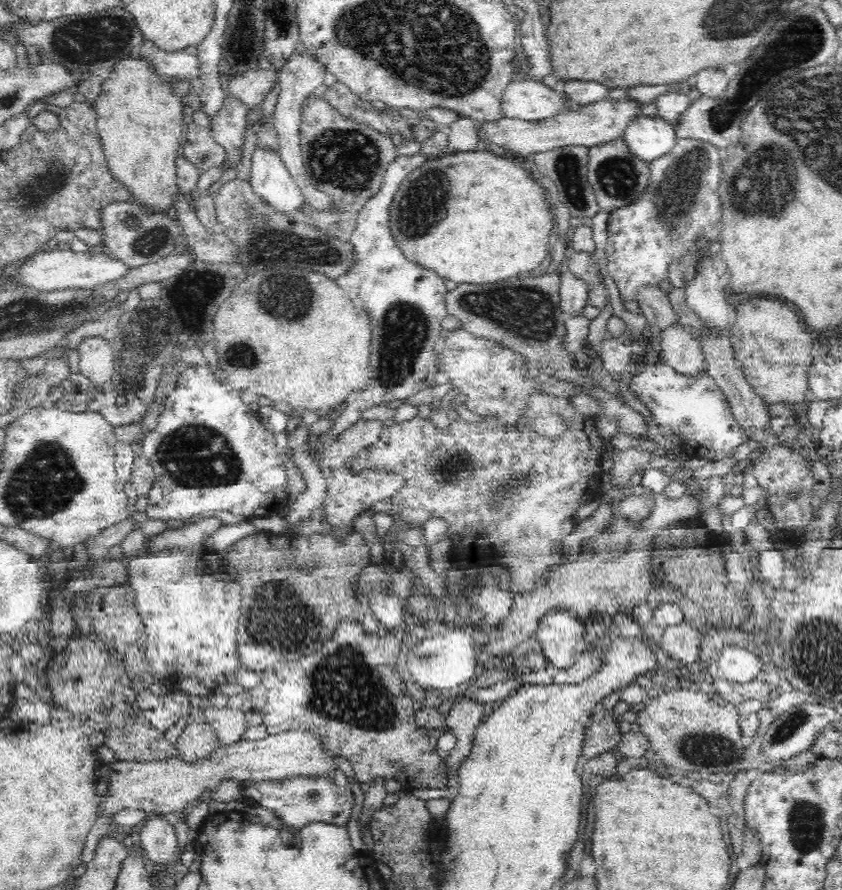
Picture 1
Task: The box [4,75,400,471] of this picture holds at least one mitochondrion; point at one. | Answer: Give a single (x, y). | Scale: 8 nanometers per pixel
(348, 159)

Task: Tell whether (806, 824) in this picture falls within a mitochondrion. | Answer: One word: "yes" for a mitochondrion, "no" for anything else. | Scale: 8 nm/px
yes

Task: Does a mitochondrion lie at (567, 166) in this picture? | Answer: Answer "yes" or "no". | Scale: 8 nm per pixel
yes

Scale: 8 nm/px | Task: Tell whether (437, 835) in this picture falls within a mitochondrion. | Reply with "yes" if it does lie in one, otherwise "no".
no

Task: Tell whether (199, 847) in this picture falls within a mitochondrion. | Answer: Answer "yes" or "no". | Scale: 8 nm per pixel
no

